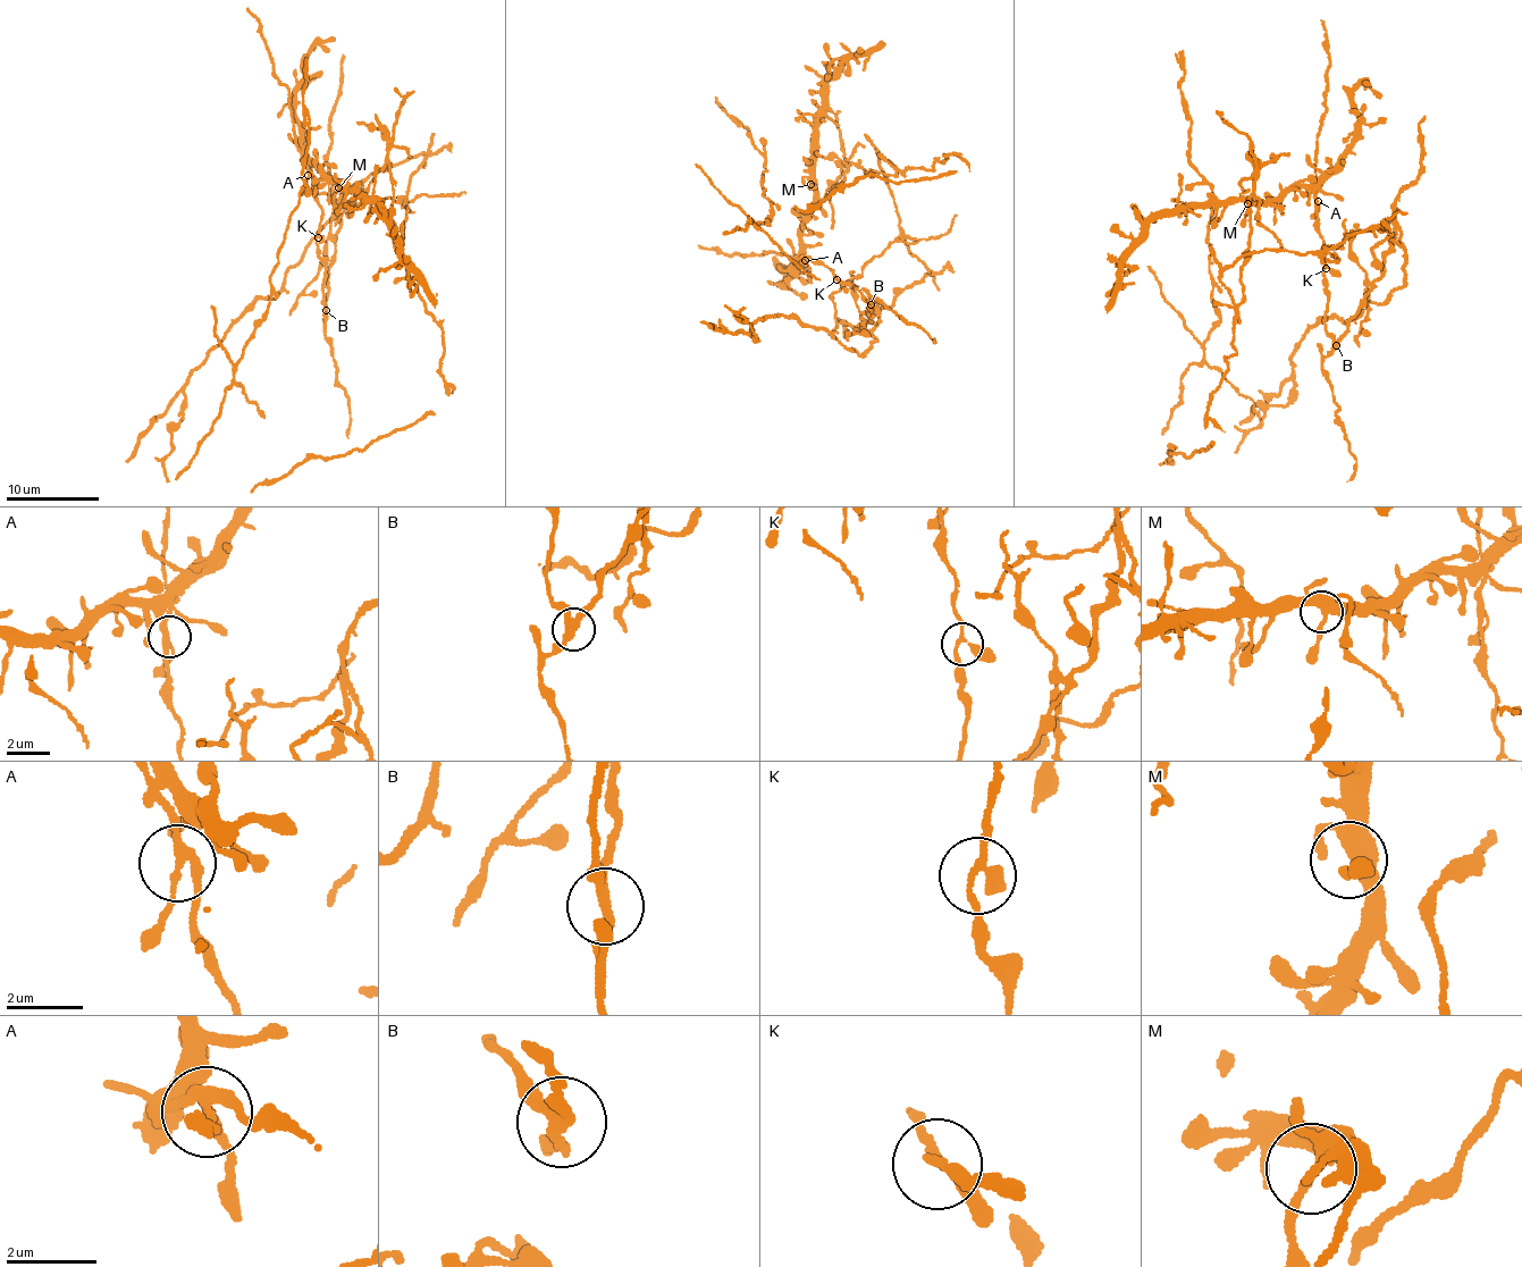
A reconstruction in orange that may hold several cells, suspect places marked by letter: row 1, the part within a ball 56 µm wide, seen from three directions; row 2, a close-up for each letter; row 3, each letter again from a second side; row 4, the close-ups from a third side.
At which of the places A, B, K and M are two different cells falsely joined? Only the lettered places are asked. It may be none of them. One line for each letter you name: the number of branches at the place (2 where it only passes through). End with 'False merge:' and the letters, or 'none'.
B: Branches: 3
False merge: B

